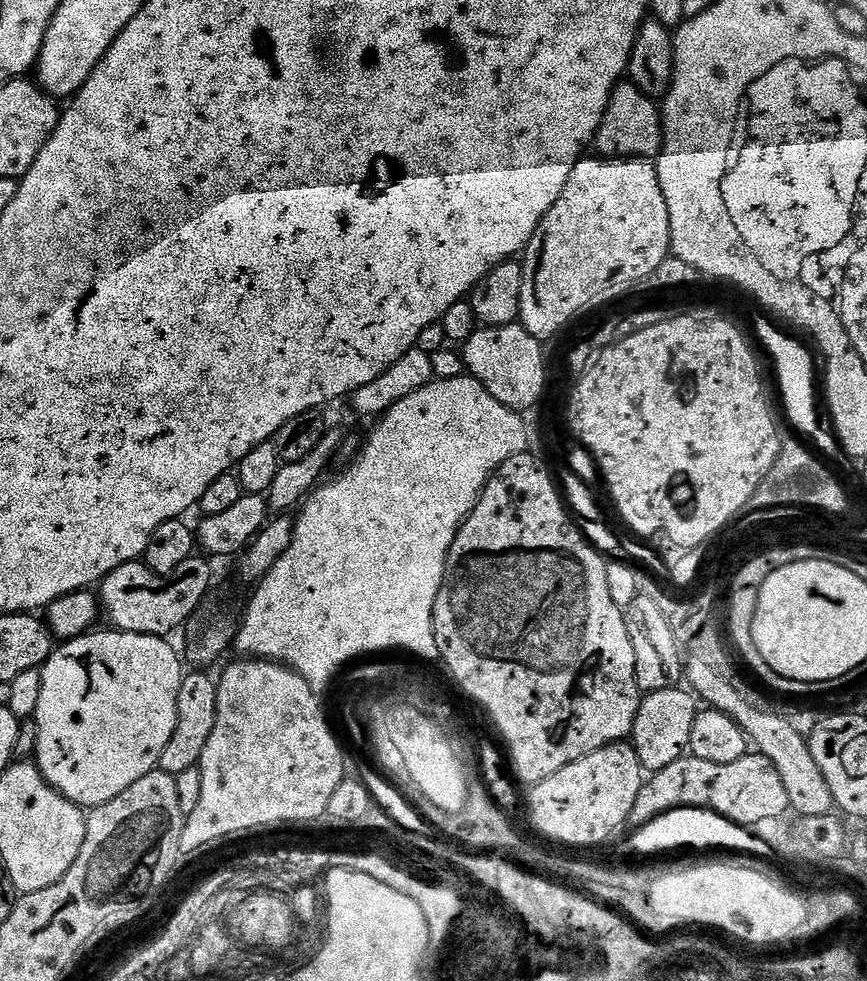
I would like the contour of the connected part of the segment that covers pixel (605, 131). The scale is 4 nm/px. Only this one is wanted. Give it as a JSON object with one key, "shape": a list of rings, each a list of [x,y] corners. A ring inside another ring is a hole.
{"shape":[[[631,82],[617,84],[600,128],[596,132],[594,148],[600,151],[597,153],[604,158],[639,158],[655,161],[663,147],[664,126],[657,101],[642,94],[642,90]]]}

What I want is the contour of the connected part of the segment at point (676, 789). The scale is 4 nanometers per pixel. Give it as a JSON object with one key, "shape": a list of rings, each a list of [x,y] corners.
{"shape":[[[755,750],[738,758],[738,762],[706,762],[706,758],[685,754],[678,762],[662,766],[662,770],[651,773],[642,790],[638,790],[630,817],[631,827],[638,829],[676,808],[703,808],[705,812],[717,812],[722,818],[745,826],[764,824],[790,812],[786,786],[778,770],[774,770],[774,762]]]}

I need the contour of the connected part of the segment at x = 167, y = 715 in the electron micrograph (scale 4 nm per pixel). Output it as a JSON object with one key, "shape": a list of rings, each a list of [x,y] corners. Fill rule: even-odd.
{"shape":[[[115,630],[100,631],[85,632],[83,636],[76,636],[73,640],[63,641],[48,657],[48,661],[40,669],[42,694],[38,698],[38,710],[34,717],[38,726],[38,742],[36,743],[36,755],[34,757],[36,767],[40,769],[40,773],[44,775],[44,781],[54,791],[61,792],[71,804],[75,804],[84,810],[102,806],[106,802],[110,802],[110,798],[118,798],[118,794],[122,794],[122,790],[134,786],[134,782],[138,782],[138,778],[146,778],[146,774],[157,771],[162,758],[162,750],[166,750],[170,738],[174,738],[174,726],[178,722],[178,690],[186,675],[181,653],[179,656],[168,645],[169,641],[165,637],[134,634],[133,632],[117,632]]]}

